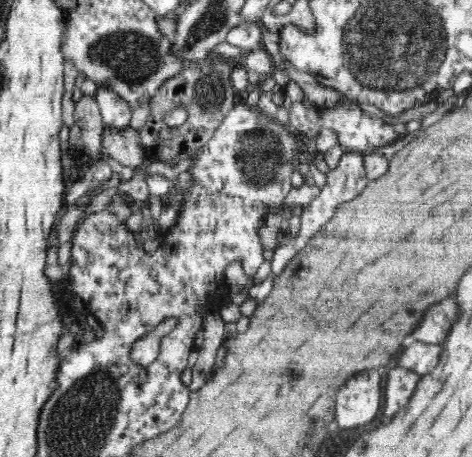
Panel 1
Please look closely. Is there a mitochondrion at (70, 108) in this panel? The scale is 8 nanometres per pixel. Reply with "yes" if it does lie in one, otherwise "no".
no

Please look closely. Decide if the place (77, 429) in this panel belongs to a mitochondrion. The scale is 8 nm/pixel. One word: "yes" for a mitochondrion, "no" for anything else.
yes

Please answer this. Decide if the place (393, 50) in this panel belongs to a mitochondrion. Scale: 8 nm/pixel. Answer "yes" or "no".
yes

